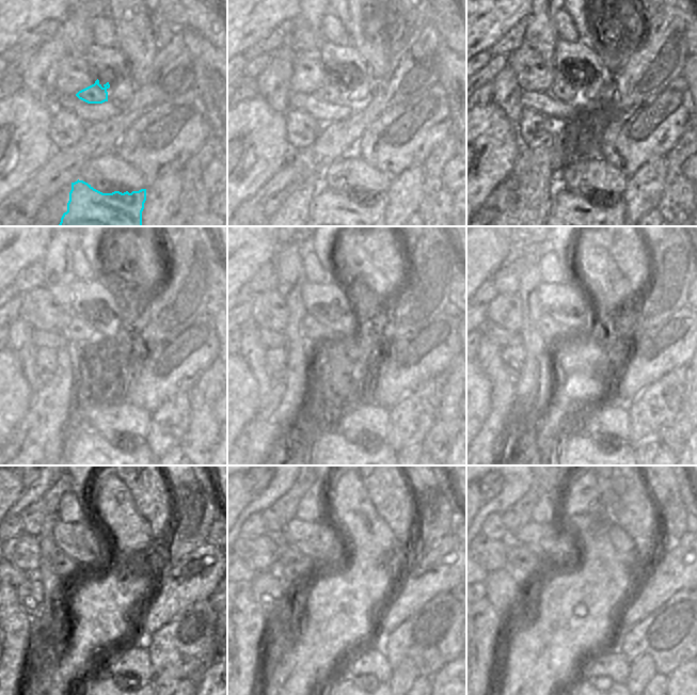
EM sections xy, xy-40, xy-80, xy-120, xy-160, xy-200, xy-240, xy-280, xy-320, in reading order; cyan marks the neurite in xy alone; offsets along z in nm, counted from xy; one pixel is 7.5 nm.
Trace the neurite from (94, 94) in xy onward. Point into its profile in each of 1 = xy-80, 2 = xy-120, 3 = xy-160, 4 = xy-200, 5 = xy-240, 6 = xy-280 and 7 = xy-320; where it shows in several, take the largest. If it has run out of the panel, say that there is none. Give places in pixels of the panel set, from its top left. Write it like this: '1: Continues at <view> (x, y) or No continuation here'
1: Continues at xy-80 (560, 90)
2: Continues at xy-120 (78, 331)
3: Continues at xy-160 (317, 334)
4: Continues at xy-200 (551, 330)
5: Continues at xy-240 (72, 569)
6: Continues at xy-280 (309, 566)
7: Continues at xy-320 (547, 564)

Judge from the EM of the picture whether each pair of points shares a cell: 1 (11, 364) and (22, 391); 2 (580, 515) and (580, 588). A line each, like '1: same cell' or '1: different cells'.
1: same cell
2: same cell

